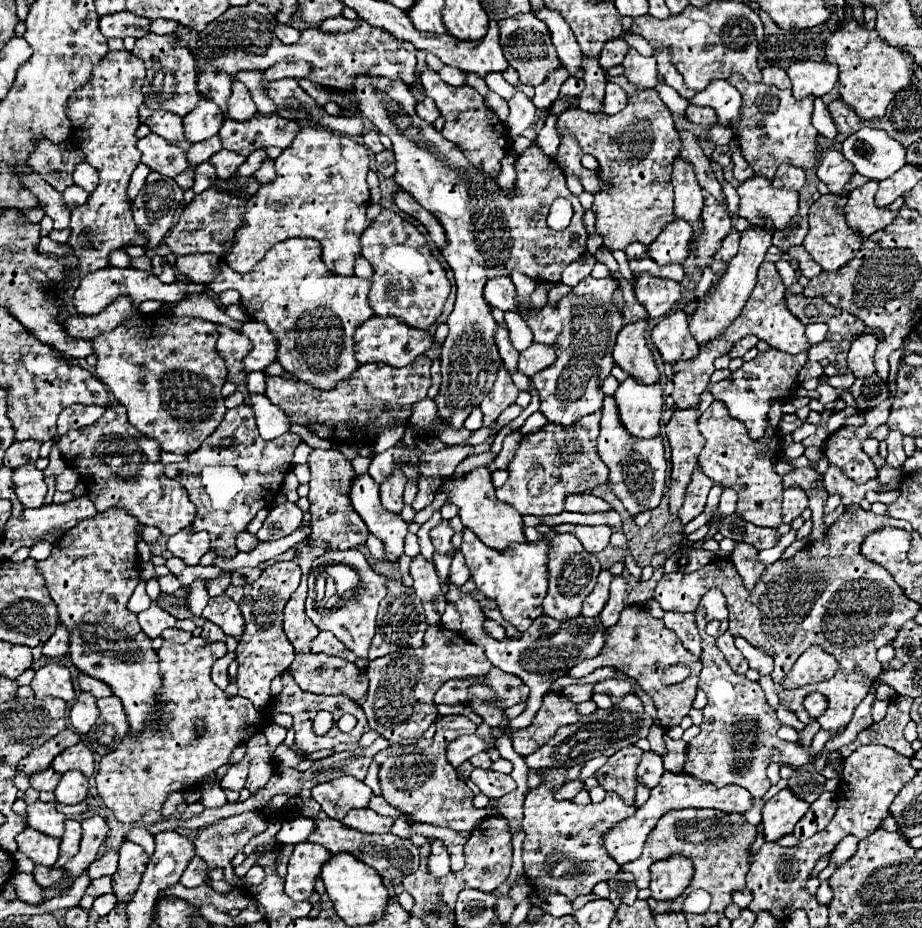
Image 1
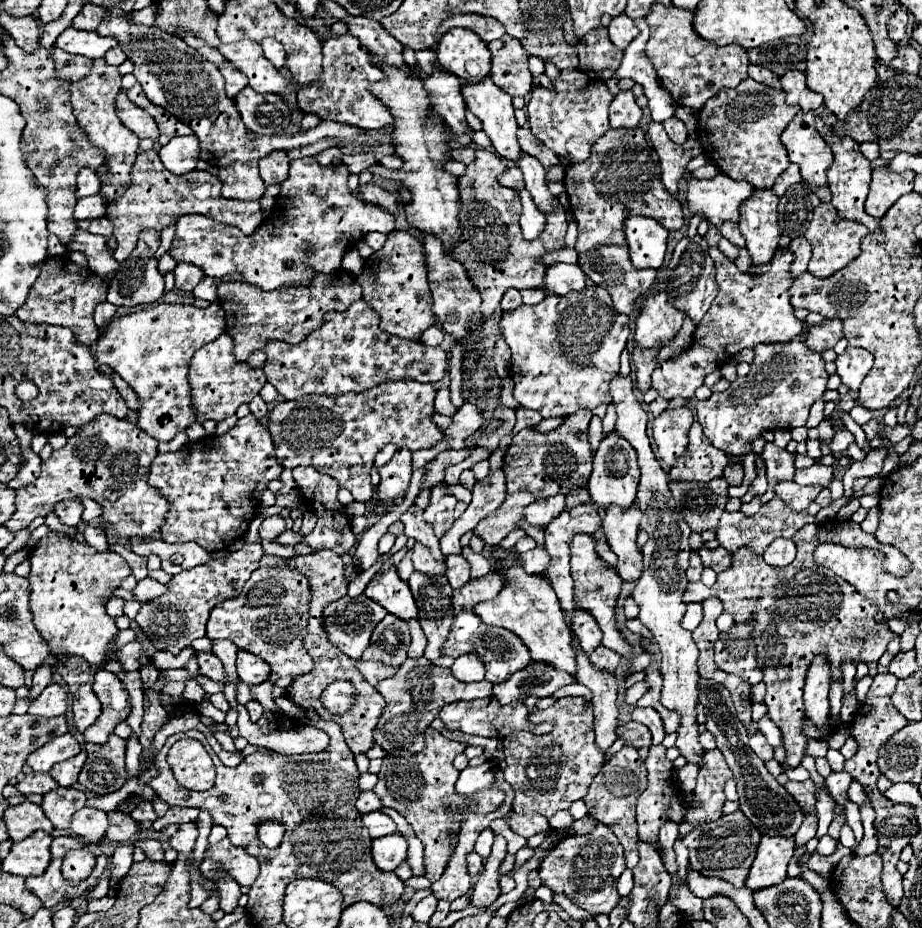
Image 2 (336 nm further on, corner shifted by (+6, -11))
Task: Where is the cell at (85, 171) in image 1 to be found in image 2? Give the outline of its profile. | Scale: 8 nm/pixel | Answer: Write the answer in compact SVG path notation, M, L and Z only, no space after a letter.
M82 169L78 173L78 183L76 183L76 197L86 197L86 195L96 195L100 191L100 181L98 175L92 169Z

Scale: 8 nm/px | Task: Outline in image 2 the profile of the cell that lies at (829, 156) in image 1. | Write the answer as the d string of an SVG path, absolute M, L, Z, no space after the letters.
M798 111L780 137L792 163L798 163L800 175L812 187L826 185L826 169L832 165L832 149L814 127L814 113Z

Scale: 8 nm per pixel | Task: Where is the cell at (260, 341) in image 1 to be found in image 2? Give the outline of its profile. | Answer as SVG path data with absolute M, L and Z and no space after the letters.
M360 299L346 311L328 311L324 315L324 323L300 345L270 341L264 349L268 355L264 367L268 383L272 383L284 399L298 399L306 393L362 393L388 381L414 379L420 383L436 383L444 377L448 357L442 347L428 347L420 341L404 341L384 333L378 325L380 315L372 311L364 299Z

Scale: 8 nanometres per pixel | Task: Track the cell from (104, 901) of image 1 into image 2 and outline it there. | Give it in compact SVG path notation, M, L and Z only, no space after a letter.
M106 895L102 899L94 899L94 901L88 901L88 911L108 911L112 905L114 905L114 897Z

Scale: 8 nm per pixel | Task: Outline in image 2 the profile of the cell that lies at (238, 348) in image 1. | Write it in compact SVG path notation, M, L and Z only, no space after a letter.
M220 335L220 339L198 349L190 361L188 383L192 391L192 405L196 409L196 421L204 423L206 419L222 421L236 413L242 403L250 403L260 389L266 385L262 369L252 369L246 363L236 363L232 359L232 339L230 335Z

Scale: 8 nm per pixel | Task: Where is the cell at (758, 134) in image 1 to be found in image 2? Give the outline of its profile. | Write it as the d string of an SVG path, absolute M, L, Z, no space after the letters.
M754 79L742 81L734 89L722 89L698 113L698 139L708 159L734 181L748 181L756 189L770 189L774 179L790 165L780 143L780 133L794 119L800 107L786 105L782 89L760 85Z

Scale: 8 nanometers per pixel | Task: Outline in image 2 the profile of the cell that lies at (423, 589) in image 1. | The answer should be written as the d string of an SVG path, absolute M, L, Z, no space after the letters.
M416 543L412 551L412 563L416 571L422 571L426 575L442 575L446 571L446 565L442 561L436 561L428 551L428 547L422 543Z

